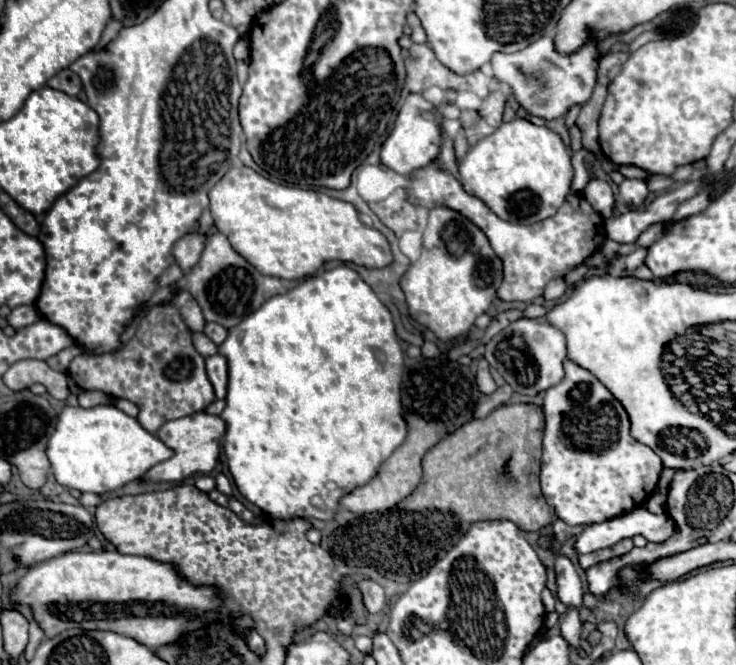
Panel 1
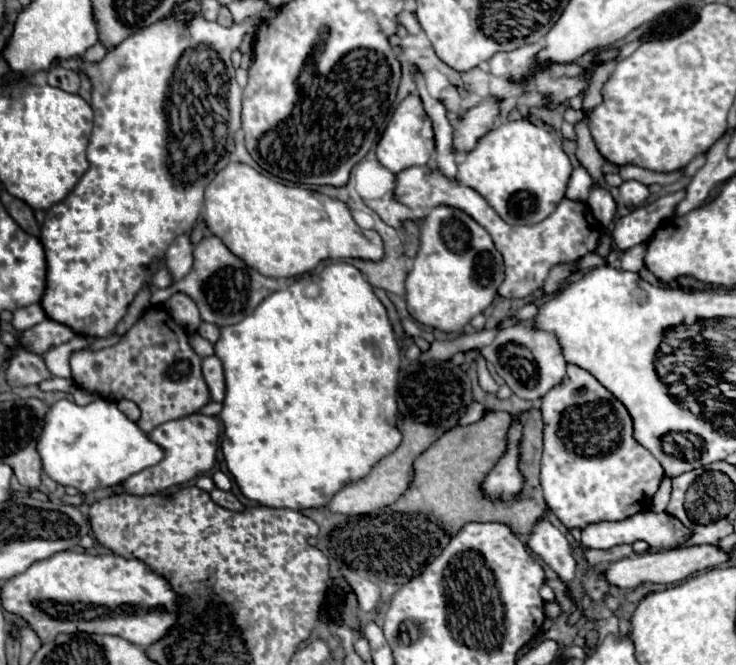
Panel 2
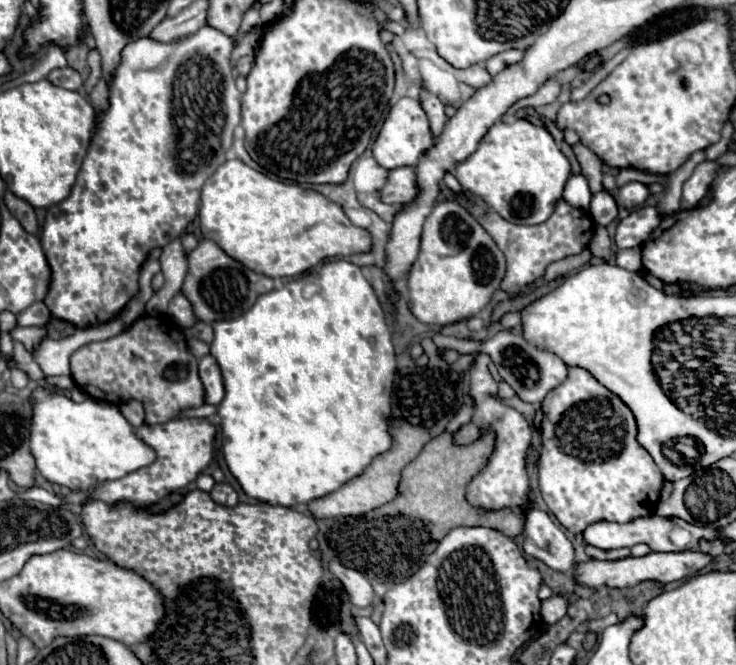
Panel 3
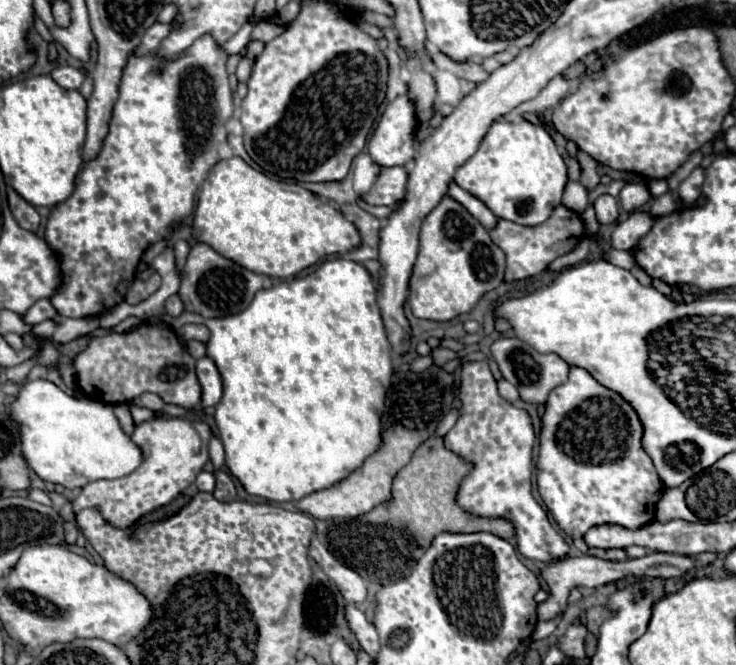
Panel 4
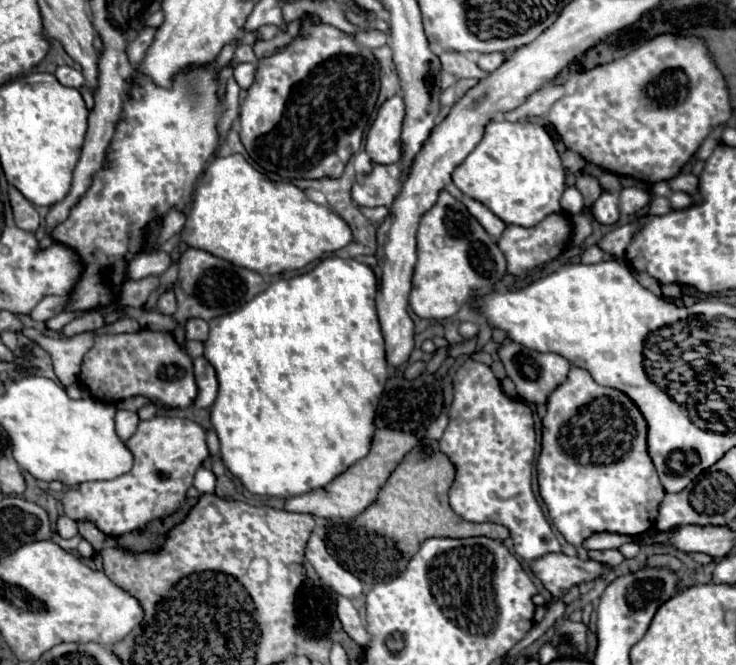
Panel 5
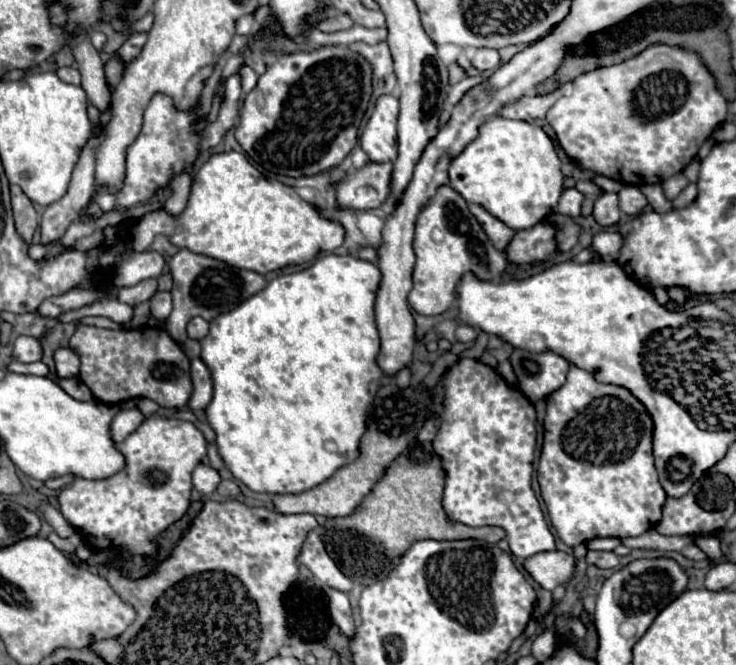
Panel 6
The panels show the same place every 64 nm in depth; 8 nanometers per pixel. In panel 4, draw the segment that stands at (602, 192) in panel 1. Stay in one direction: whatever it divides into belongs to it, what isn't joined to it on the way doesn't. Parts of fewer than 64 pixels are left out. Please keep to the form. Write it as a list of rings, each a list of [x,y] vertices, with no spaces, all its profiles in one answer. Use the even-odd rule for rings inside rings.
[[[602,194],[594,200],[594,210],[600,224],[612,224],[619,217],[618,200],[610,194]]]

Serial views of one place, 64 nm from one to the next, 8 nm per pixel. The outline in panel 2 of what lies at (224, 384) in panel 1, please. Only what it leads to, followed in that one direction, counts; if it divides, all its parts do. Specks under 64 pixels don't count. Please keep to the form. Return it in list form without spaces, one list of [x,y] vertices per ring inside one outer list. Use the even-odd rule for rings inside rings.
[[[208,356],[202,360],[202,374],[204,380],[210,388],[210,396],[214,402],[222,402],[224,400],[224,368],[222,368],[222,360],[218,360],[218,356]]]

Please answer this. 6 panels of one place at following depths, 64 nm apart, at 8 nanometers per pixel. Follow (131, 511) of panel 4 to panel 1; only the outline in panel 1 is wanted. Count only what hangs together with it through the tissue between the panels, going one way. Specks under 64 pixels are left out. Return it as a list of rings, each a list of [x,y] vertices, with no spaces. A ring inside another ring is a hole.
[[[196,412],[192,416],[184,416],[178,420],[170,420],[166,422],[160,430],[158,430],[158,438],[170,446],[176,454],[166,460],[156,464],[144,478],[148,480],[156,480],[156,482],[178,482],[184,478],[190,478],[194,474],[208,474],[214,470],[216,462],[218,462],[218,454],[220,454],[220,440],[226,434],[226,422],[220,416],[212,416],[208,412]]]

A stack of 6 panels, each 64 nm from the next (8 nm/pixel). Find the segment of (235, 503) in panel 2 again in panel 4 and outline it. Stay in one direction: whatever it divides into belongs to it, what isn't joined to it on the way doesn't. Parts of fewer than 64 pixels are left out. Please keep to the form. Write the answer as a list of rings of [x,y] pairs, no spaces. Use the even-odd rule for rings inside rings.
[[[216,472],[216,488],[214,488],[214,498],[220,502],[232,502],[236,500],[236,488],[234,482],[230,480],[230,476],[226,472]]]

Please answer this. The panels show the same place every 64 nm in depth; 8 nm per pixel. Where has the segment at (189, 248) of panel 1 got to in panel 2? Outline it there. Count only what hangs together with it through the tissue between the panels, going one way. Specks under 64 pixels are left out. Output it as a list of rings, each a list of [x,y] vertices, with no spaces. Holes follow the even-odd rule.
[[[184,234],[184,236],[178,236],[166,250],[166,266],[170,268],[174,280],[180,280],[190,272],[194,264],[194,248],[196,244],[190,242],[188,234]]]

